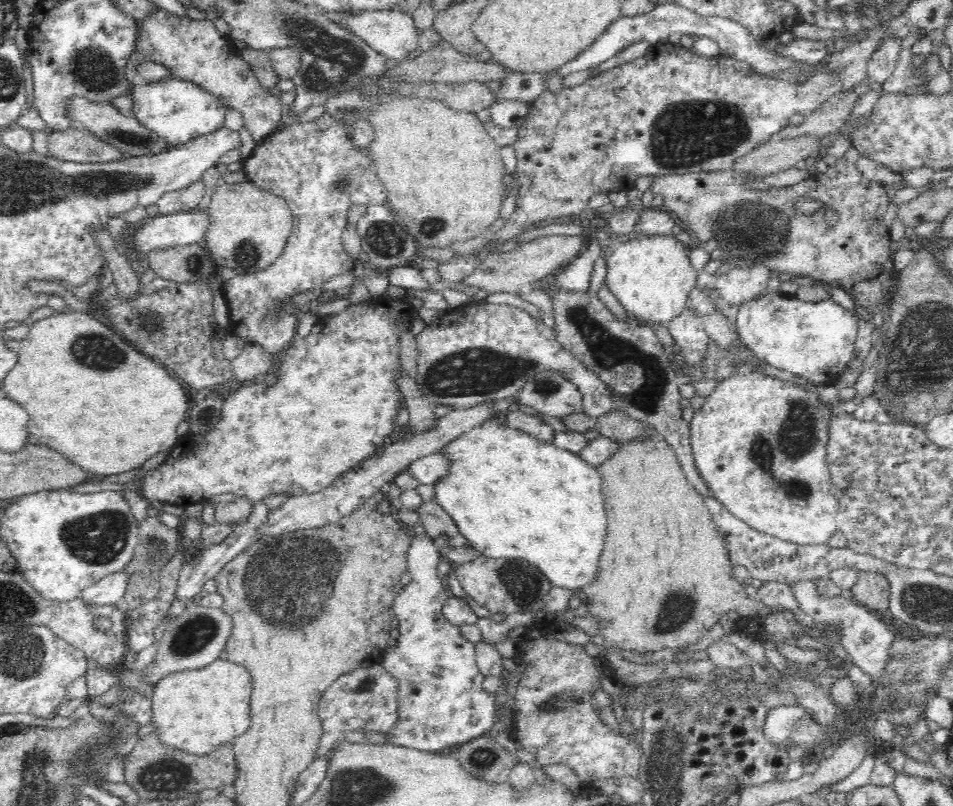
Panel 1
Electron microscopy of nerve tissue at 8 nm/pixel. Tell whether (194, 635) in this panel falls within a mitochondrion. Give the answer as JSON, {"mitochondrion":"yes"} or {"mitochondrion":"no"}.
{"mitochondrion":"yes"}

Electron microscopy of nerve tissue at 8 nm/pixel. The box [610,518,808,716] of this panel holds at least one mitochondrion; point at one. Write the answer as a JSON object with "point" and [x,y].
{"point":[681,606]}

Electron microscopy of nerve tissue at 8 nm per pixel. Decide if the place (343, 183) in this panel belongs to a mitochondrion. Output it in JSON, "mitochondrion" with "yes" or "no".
{"mitochondrion":"yes"}

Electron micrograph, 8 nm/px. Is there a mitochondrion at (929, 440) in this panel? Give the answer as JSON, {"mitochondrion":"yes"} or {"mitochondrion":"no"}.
{"mitochondrion":"no"}

